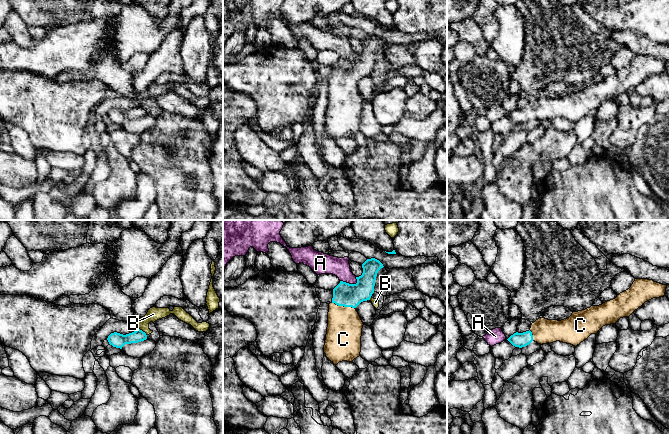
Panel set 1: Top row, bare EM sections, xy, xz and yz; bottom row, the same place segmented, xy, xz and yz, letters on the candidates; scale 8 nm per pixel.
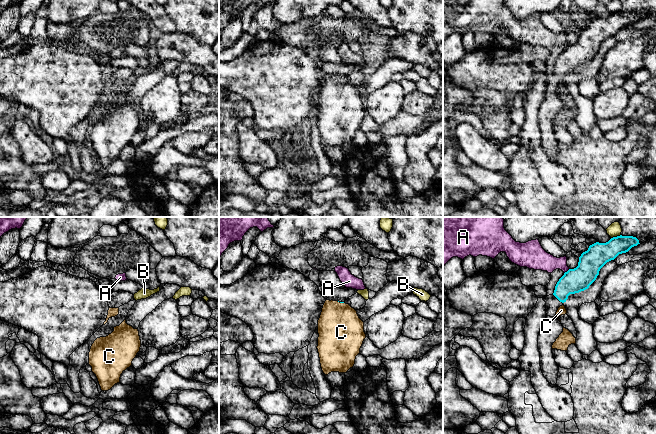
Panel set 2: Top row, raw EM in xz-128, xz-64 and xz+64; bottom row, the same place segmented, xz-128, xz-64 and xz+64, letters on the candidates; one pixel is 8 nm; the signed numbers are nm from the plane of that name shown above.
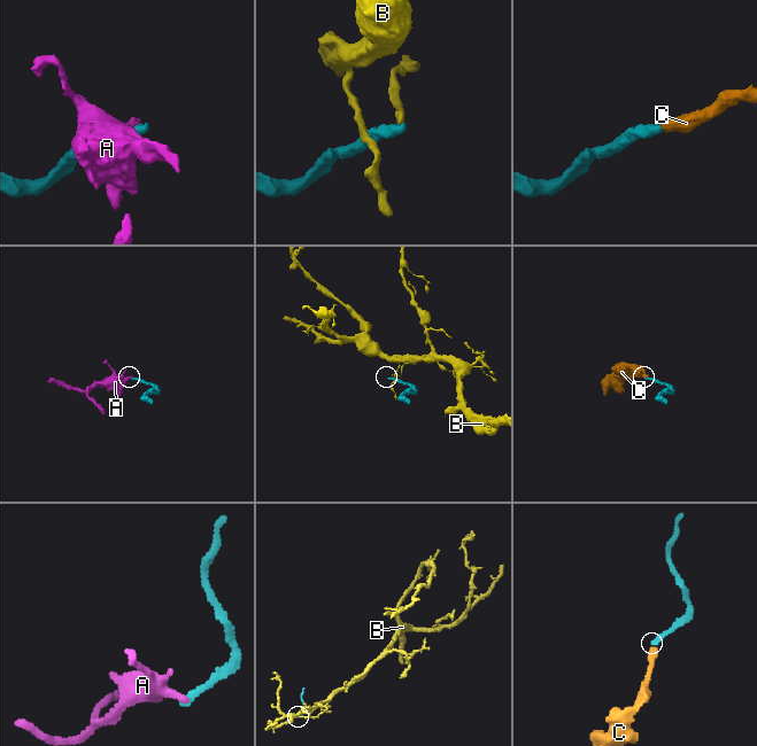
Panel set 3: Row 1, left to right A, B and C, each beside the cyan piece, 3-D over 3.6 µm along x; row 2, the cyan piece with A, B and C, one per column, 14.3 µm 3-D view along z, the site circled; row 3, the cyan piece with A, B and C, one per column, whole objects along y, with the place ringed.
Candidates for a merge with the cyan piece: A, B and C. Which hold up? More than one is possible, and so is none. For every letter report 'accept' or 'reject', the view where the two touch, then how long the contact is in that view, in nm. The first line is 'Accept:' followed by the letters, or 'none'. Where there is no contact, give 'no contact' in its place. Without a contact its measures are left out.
Accept: C
A: reject; meets cyan in xz; contact 140 nm long
B: reject; meets cyan in xy; contact 90 nm long
C: accept; meets cyan in xz; contact 190 nm long

